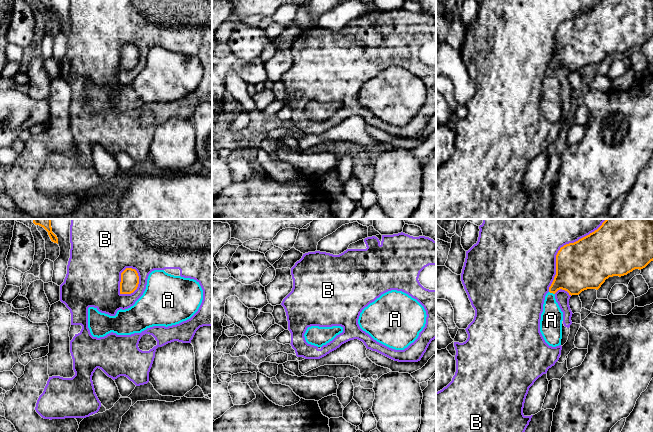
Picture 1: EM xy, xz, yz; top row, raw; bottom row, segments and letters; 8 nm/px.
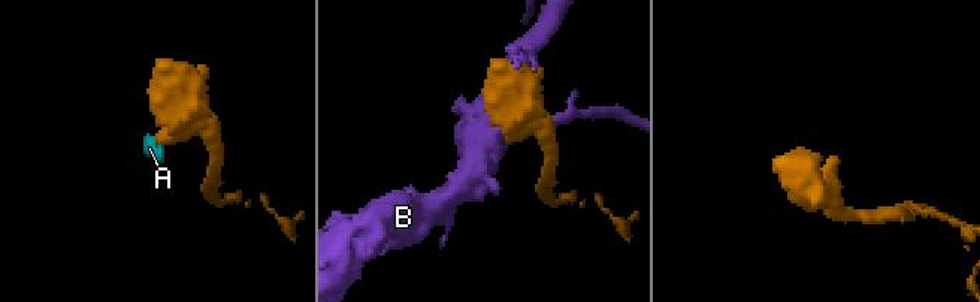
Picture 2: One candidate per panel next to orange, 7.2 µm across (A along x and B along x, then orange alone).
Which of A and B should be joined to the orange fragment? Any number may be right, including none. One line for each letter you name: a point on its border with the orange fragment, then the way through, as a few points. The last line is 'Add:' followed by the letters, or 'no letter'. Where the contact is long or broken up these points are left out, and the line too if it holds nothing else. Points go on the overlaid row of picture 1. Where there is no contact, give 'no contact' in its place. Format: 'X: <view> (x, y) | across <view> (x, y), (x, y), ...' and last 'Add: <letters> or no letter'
A: yz (552, 292) | across yz (575, 271), (564, 279), (552, 292), (551, 320)
Add: A

